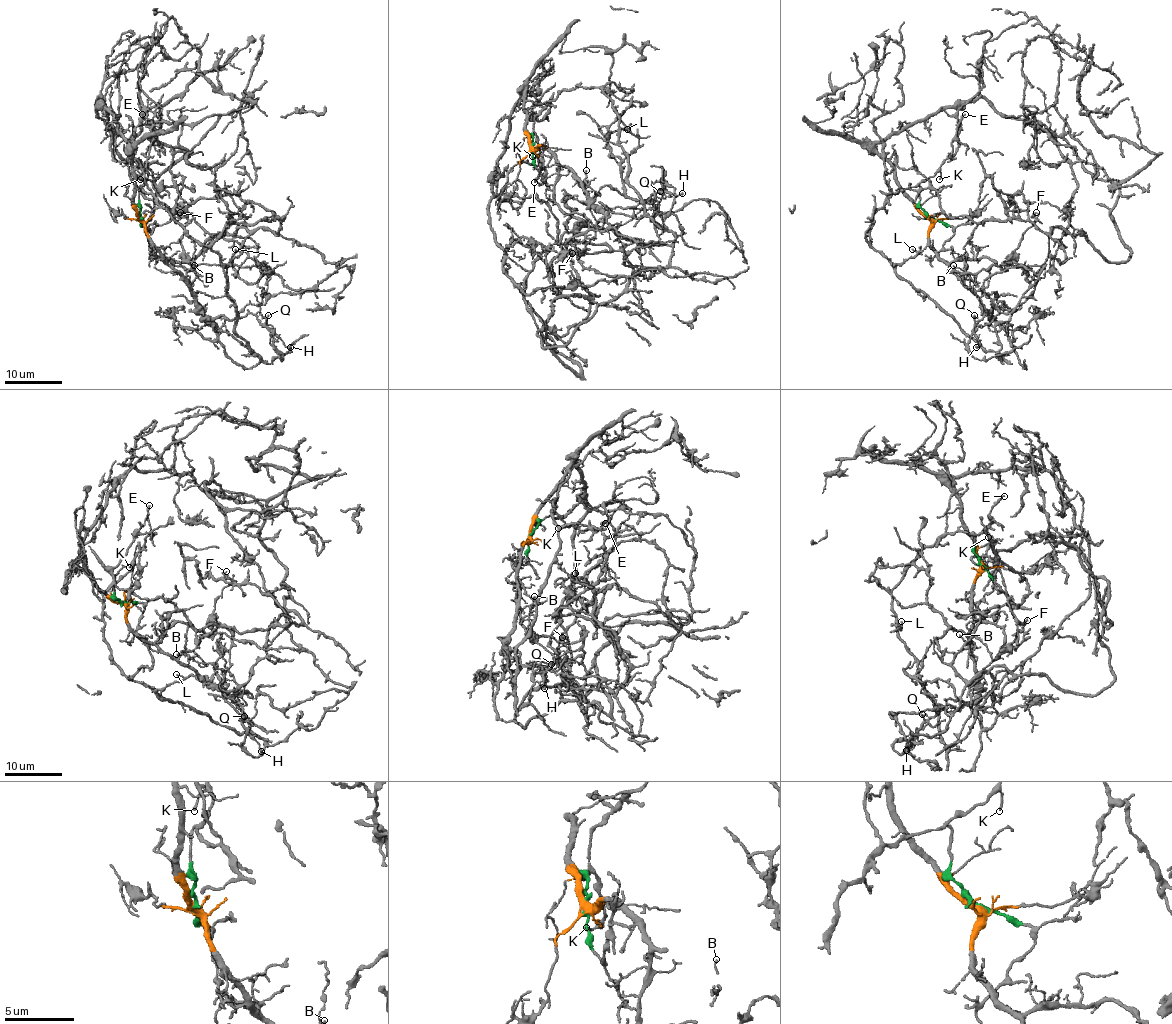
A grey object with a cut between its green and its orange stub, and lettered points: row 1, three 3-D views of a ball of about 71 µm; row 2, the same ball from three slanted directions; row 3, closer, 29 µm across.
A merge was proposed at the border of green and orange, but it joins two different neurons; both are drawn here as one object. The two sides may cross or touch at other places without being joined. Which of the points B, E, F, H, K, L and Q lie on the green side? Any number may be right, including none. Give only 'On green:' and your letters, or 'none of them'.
On green: E, K, L

